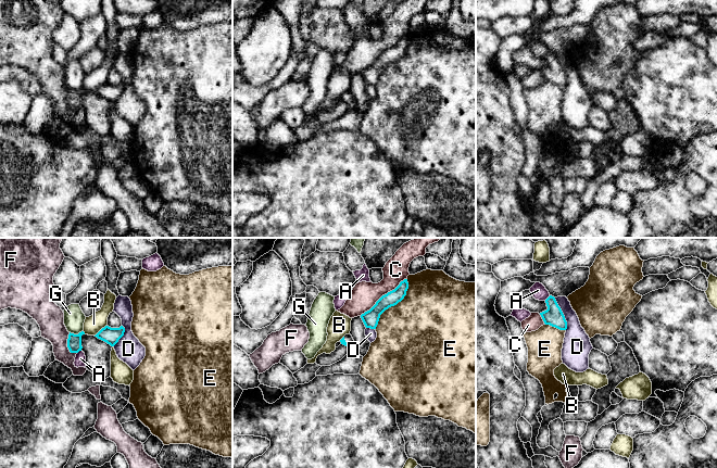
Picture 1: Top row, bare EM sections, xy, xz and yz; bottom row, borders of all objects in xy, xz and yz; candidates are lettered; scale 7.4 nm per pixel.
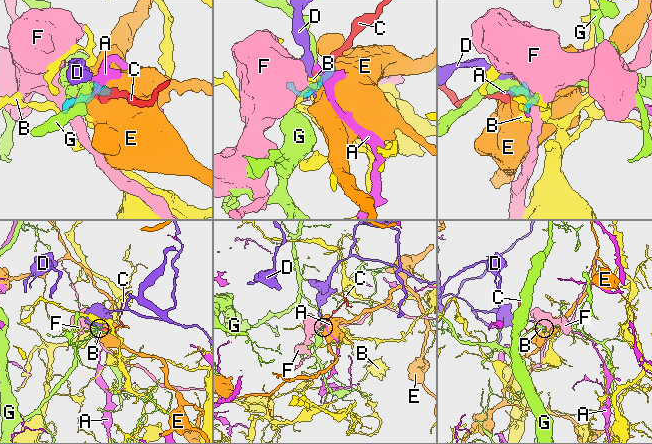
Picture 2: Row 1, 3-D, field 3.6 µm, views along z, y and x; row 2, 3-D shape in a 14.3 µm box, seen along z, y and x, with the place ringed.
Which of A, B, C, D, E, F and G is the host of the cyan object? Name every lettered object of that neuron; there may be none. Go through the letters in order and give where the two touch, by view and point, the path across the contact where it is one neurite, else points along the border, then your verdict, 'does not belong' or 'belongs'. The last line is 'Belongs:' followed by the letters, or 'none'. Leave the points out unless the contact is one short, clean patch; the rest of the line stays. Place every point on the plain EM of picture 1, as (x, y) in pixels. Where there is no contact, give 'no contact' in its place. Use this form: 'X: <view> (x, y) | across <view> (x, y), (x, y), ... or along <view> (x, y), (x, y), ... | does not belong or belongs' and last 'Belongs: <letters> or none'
A: yz (548, 54) | does not belong
B: xy (100, 87) | along xy (107, 81), (95, 92) | does not belong
C: xz (382, 52) | along xz (405, 35), (360, 72) | does not belong
D: yz (563, 71) | along yz (554, 54), (566, 78), (566, 86) | does not belong
E: xz (394, 61) | does not belong
F: xy (67, 102) | along xy (68, 89), (67, 105), (76, 110) | does not belong
G: xy (76, 91) | along xy (83, 87), (77, 90), (70, 89) | does not belong
Belongs: none

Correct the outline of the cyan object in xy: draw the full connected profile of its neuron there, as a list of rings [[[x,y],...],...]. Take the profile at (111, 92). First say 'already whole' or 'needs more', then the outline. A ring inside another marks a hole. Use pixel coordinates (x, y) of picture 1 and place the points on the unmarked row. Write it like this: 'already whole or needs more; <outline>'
already whole; [[[105,83],[95,93],[106,99],[111,103],[114,103],[124,92],[124,89],[125,85],[123,83],[121,83],[120,85],[111,85],[109,83]]]

